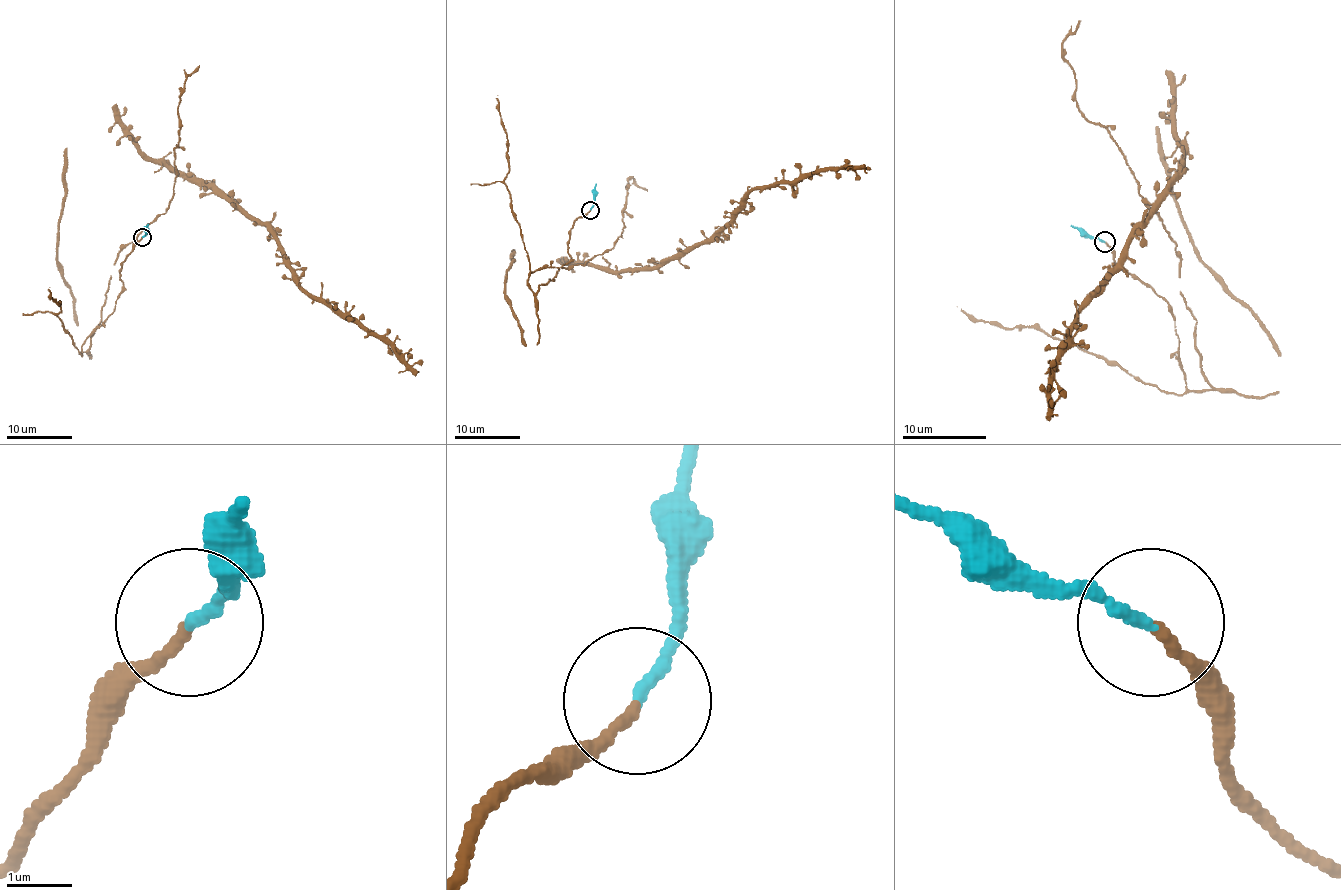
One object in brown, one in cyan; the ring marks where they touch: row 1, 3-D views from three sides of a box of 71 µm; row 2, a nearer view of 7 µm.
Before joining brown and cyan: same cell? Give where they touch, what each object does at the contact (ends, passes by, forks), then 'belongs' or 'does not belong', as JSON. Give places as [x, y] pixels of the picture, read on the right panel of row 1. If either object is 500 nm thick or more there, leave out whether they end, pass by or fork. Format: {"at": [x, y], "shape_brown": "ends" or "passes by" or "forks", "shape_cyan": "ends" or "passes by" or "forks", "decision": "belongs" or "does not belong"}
{"at": [1104, 241], "shape_brown": "ends", "shape_cyan": "ends", "decision": "belongs"}

